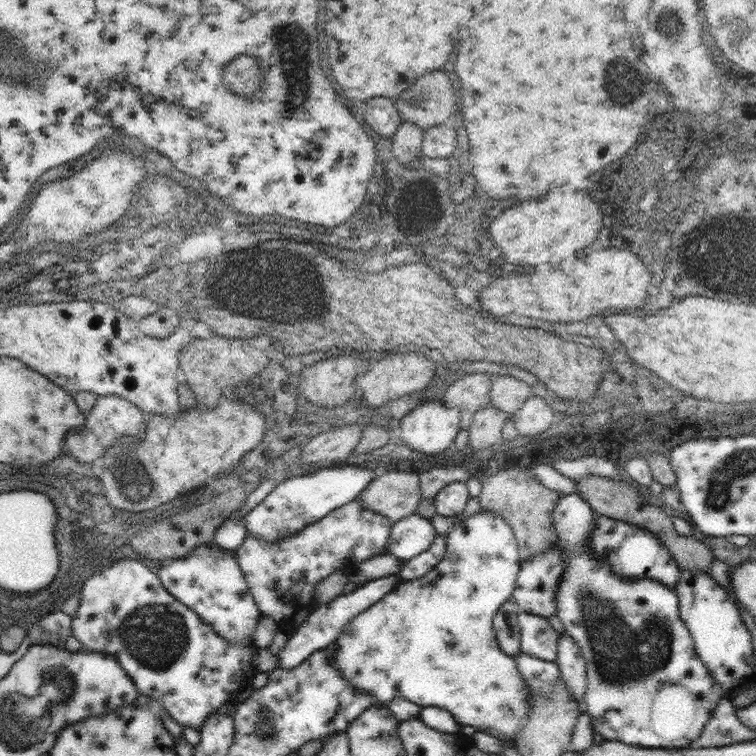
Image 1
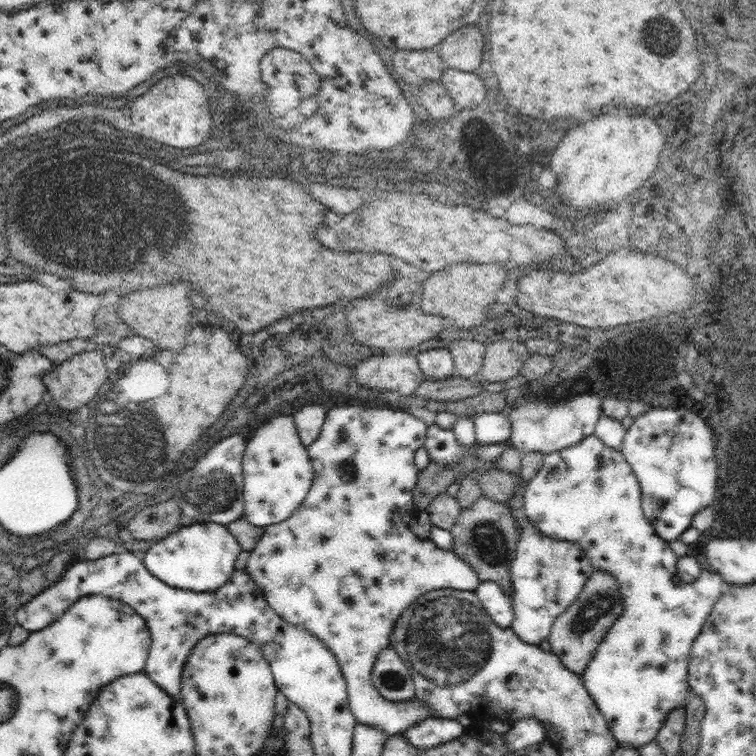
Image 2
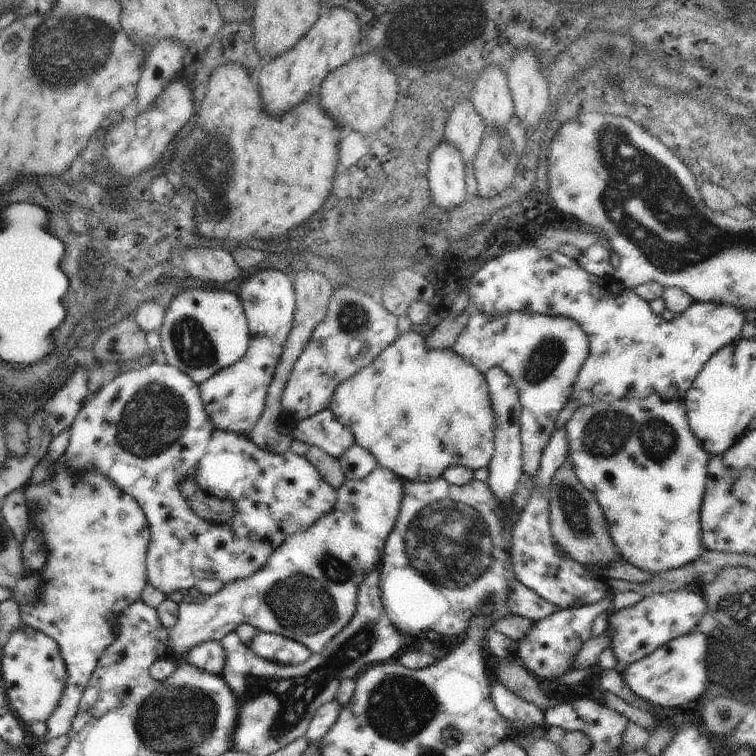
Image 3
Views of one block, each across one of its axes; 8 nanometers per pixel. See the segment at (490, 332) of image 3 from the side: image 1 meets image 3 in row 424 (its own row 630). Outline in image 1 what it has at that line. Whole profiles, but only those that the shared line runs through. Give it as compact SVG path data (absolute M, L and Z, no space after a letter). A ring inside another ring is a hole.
M523 610L517 612L519 622L519 634L521 634L521 648L519 652L525 652L527 656L555 662L557 658L557 640L559 634L543 616L525 614Z

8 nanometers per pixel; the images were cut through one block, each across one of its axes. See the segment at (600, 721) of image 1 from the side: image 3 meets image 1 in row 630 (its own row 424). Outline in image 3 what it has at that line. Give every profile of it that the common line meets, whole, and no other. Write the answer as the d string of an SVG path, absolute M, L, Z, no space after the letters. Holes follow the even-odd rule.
M651 394L643 400L623 398L609 404L593 402L589 406L581 406L563 426L567 428L569 440L569 458L565 462L571 464L577 480L603 508L609 536L619 558L653 576L695 562L707 552L701 542L699 510L705 492L705 464L709 464L711 454L707 454L691 434L685 414L685 400L663 402L661 396Z

